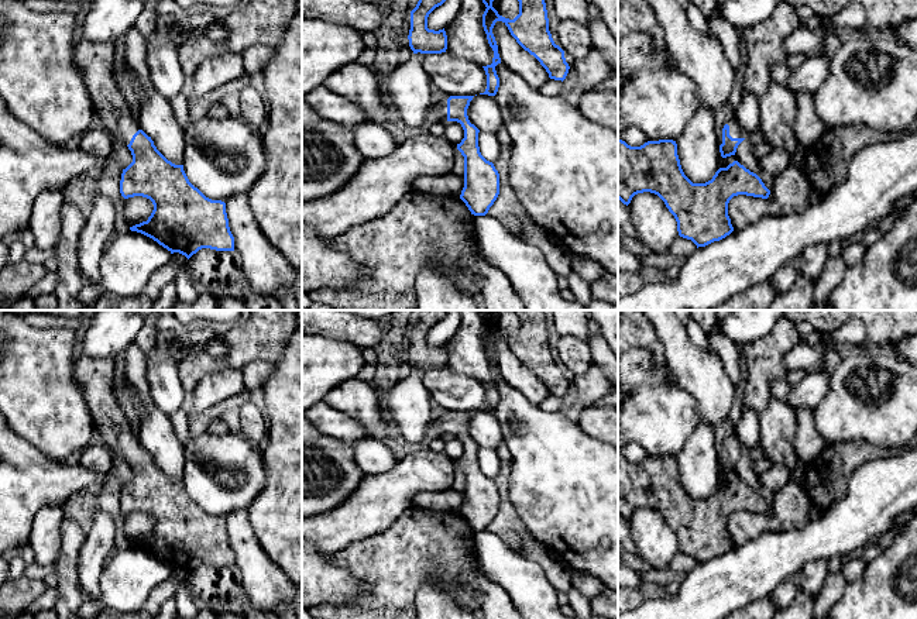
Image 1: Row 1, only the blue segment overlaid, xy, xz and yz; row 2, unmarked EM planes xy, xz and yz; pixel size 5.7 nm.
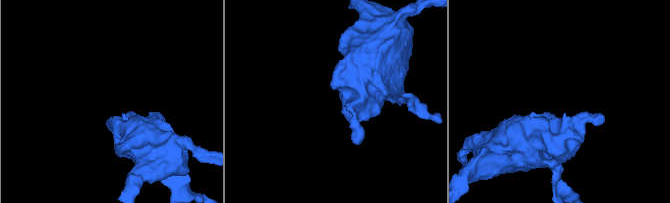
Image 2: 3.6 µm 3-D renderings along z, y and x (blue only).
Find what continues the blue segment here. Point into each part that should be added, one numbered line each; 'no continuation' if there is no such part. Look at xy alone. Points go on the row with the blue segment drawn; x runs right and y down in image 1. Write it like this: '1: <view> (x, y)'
1: xy (95, 59)

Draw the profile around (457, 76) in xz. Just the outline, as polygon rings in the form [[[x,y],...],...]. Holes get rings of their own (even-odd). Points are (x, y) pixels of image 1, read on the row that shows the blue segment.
[[[425,54],[422,66],[432,85],[450,96],[475,96],[487,89],[484,68],[470,59],[442,54]]]

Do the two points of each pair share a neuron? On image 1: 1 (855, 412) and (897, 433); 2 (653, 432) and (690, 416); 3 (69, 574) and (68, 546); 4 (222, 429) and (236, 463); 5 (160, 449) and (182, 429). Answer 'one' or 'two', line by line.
1: one
2: one
3: one
4: two
5: two

